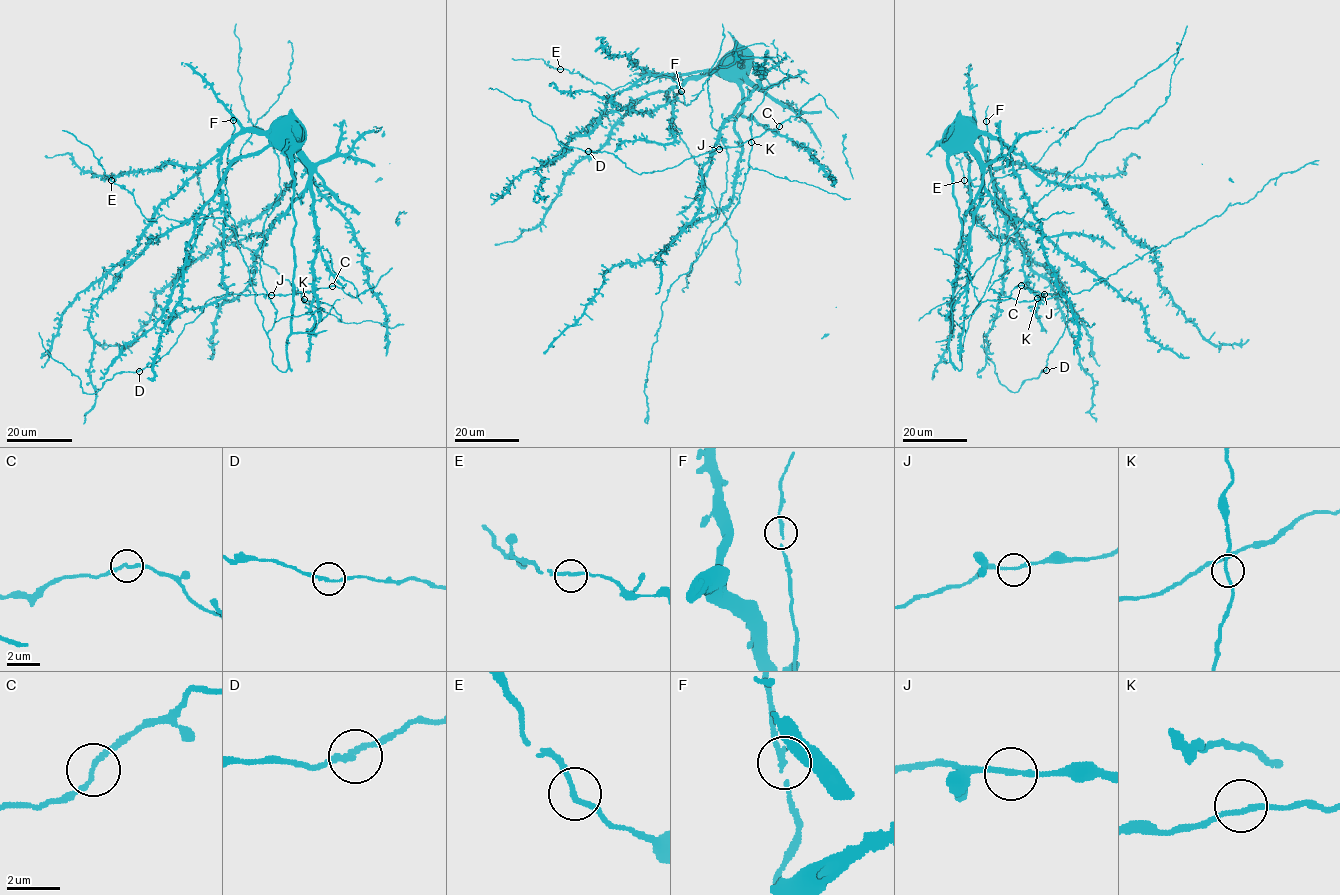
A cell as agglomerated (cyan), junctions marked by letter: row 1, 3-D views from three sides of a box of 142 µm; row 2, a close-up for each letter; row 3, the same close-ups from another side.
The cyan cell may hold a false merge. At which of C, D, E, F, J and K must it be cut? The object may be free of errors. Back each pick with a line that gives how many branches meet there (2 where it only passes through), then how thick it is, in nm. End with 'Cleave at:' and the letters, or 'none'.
Cleave at: none

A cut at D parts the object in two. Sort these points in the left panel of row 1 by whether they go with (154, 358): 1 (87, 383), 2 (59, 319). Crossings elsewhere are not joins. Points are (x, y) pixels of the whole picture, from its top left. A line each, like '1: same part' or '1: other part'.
1: same part
2: same part

